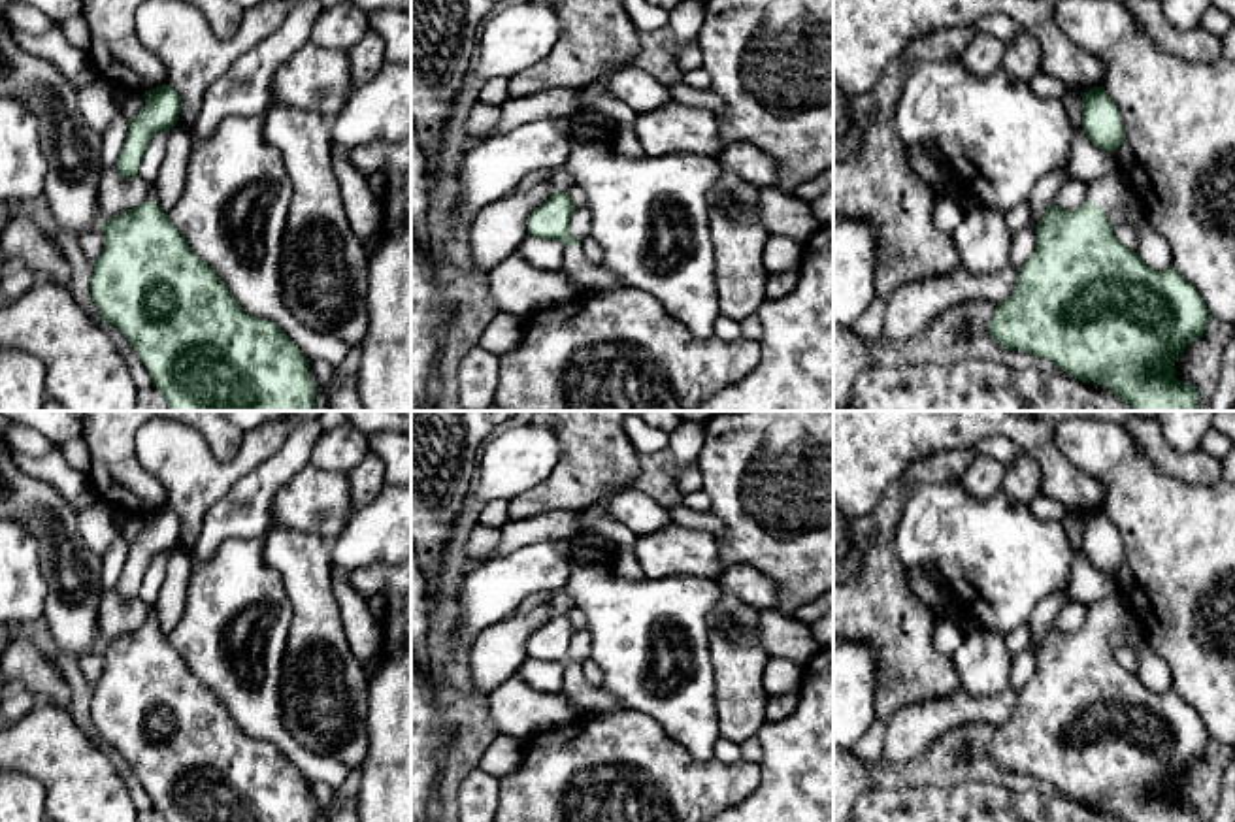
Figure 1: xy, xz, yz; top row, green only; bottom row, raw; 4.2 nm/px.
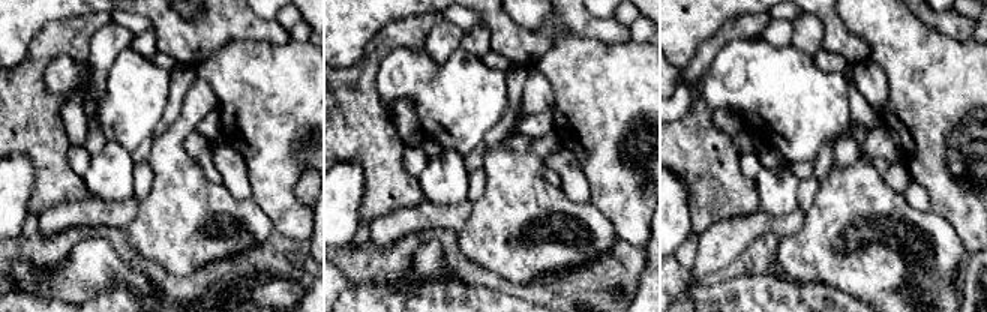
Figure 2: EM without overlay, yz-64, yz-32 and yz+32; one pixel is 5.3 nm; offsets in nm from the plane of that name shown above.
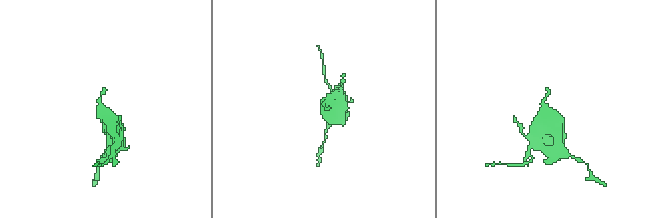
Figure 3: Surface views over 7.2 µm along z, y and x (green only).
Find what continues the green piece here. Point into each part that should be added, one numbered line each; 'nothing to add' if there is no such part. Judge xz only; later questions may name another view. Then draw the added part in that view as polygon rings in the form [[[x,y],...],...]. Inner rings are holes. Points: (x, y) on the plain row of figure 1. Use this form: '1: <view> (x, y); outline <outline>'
1: xz (596, 700); outline [[[571,667],[564,673],[562,694],[566,694],[579,711],[588,709],[592,715],[622,709],[603,686],[590,686],[581,667]]]

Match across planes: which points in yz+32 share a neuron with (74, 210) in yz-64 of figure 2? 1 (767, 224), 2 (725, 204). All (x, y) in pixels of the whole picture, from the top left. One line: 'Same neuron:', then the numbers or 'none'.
Same neuron: 1

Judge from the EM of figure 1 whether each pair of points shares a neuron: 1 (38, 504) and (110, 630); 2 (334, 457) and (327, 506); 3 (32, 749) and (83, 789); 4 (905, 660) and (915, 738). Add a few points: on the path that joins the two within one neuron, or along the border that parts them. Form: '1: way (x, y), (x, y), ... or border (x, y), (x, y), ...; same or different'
1: border (102, 589), (98, 604), (100, 643); different
2: border (310, 462), (345, 474); different
3: way (46, 756), (70, 775); same
4: border (955, 692), (904, 706), (887, 723); different

